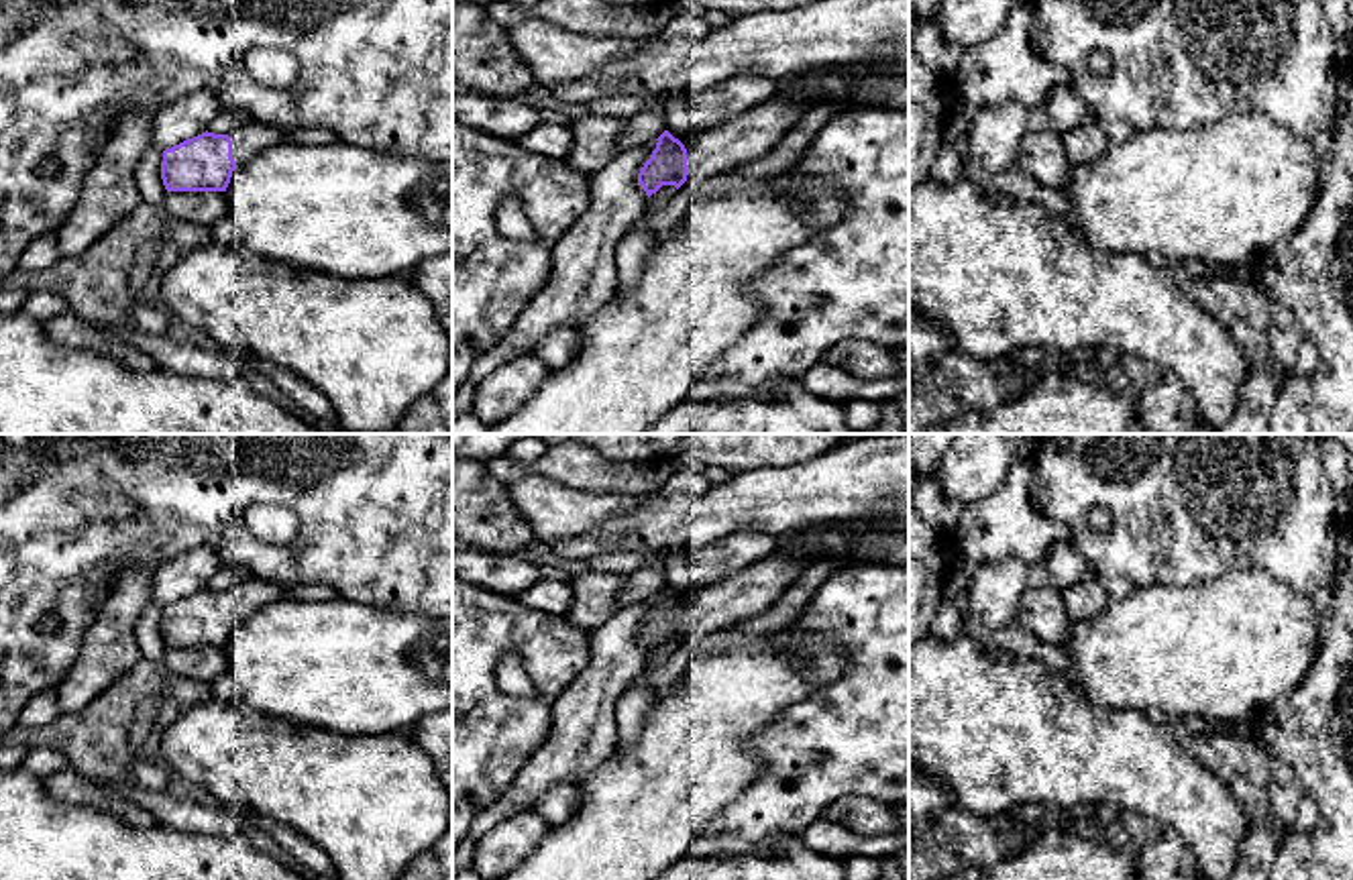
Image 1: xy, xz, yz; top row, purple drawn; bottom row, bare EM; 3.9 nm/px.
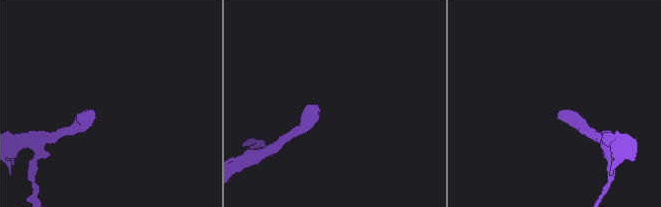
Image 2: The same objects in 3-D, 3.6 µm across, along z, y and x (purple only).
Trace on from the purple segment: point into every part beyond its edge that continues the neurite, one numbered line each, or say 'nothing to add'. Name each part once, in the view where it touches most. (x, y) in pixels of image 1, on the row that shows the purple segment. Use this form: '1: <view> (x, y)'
1: xz (754, 133)

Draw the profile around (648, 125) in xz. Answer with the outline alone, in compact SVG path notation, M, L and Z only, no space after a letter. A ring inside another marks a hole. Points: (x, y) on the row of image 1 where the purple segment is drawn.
M654 104L646 112L626 120L626 126L617 139L617 155L658 139L664 130L662 108Z

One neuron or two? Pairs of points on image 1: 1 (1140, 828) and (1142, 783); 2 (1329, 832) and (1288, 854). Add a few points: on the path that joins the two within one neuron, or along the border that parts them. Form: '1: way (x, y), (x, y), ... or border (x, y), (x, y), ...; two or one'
1: border (1119, 813), (1154, 817), (1166, 823), (1180, 840); two
2: border (1307, 834), (1311, 858); two

